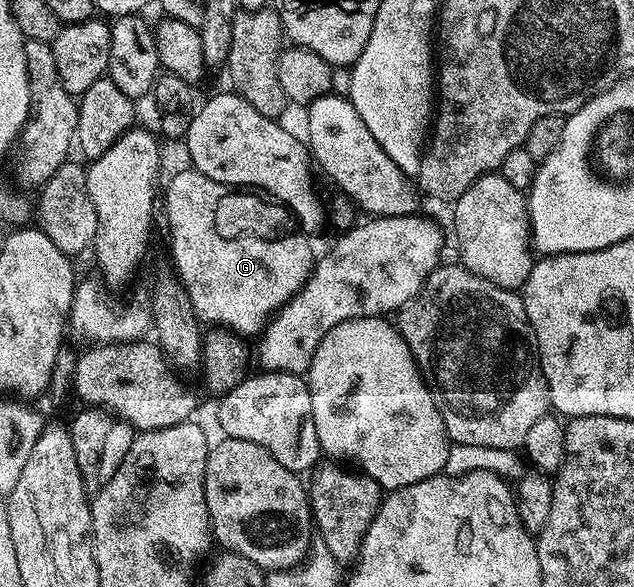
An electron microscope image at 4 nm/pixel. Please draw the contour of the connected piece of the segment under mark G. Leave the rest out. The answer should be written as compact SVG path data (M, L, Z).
M195 170L187 171L174 173L168 184L168 193L165 196L163 193L162 196L162 204L164 200L165 206L168 207L168 224L172 227L170 256L184 256L184 260L174 265L175 271L180 272L179 277L188 291L188 297L205 321L217 320L220 323L217 325L227 326L241 337L255 337L263 333L270 317L279 312L312 275L313 245L310 240L287 240L281 241L281 244L224 244L223 240L216 240L212 248L204 248L204 252L192 252L192 244L188 244L188 240L192 240L192 232L204 232L200 240L208 240L208 204L204 204L204 200L211 200L214 181Z

